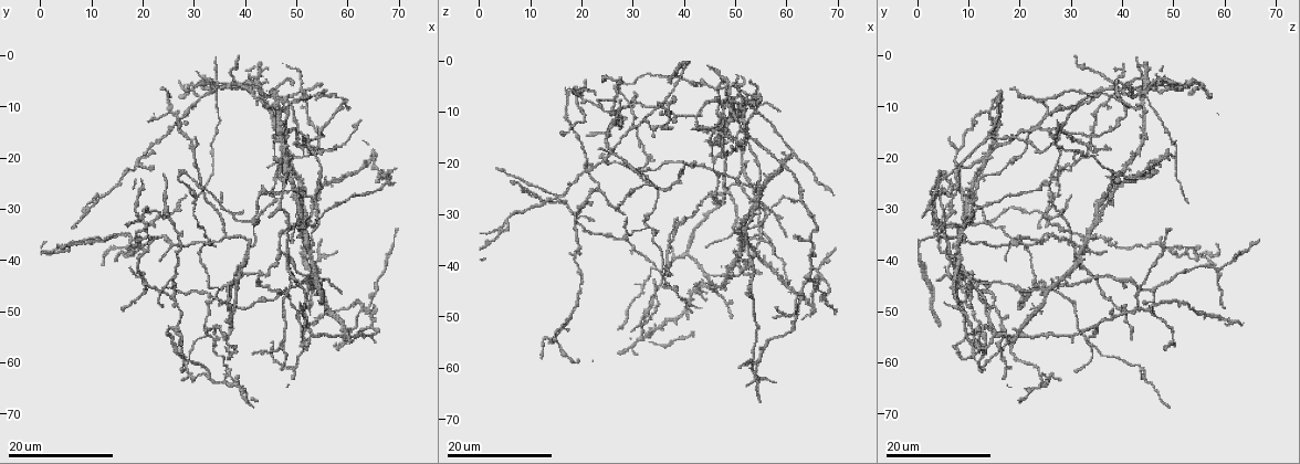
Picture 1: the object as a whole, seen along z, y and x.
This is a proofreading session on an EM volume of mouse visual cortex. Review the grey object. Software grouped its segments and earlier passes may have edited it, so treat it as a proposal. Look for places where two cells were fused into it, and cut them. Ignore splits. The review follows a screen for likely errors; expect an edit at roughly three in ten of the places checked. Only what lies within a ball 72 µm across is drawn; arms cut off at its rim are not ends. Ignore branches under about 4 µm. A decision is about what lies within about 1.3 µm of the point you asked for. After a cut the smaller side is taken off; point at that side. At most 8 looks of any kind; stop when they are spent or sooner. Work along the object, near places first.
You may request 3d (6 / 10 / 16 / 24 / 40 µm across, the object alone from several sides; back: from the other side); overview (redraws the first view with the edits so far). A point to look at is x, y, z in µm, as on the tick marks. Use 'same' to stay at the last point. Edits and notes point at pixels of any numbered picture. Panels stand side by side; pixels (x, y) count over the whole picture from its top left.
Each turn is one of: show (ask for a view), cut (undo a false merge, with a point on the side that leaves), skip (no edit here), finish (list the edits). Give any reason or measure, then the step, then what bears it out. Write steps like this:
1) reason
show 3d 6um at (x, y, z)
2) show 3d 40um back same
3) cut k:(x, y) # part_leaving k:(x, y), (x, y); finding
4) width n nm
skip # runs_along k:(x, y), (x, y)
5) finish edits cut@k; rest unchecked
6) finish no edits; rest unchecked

three arms meet
show 3d 24um at (25.5, 46.5, 10.0)

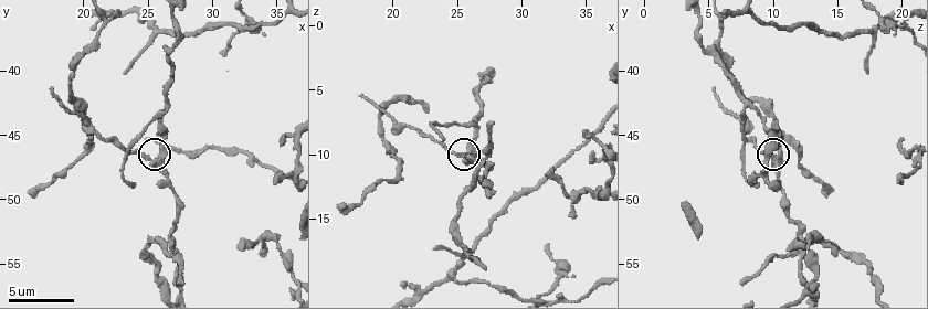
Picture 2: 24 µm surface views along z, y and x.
show 3d 6um at (25.4, 47.2, 10.0)

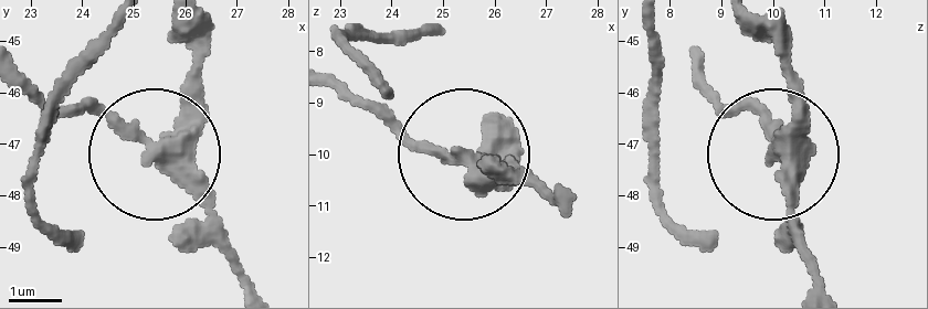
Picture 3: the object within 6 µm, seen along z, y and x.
arms 3
cut 3:(95, 106) # part_leaving 3:(154, 149), (25, 96); a second cell is stuck on

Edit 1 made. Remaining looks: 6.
looks like a crossing
show 3d 10um at (26.8, 53.8, 12.0)

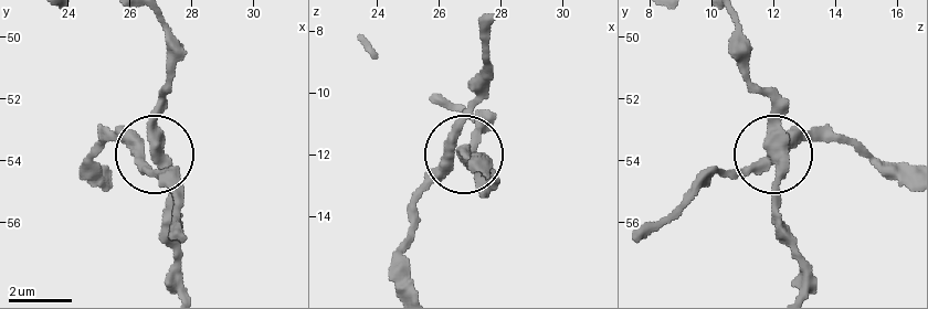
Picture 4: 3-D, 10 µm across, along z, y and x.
show 3d 10um back at (26.8, 53.9, 12.1)

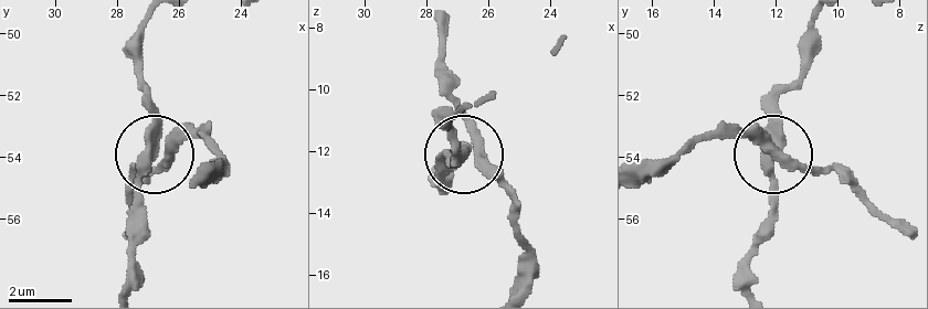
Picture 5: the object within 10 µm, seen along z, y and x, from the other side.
width 380 nm
skip # runs_along 5:(808, 23), (800, 78), (779, 110), (771, 234); all the same cell

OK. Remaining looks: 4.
three arms meet
show 3d 16um at (26.4, 42.8, 8.0)

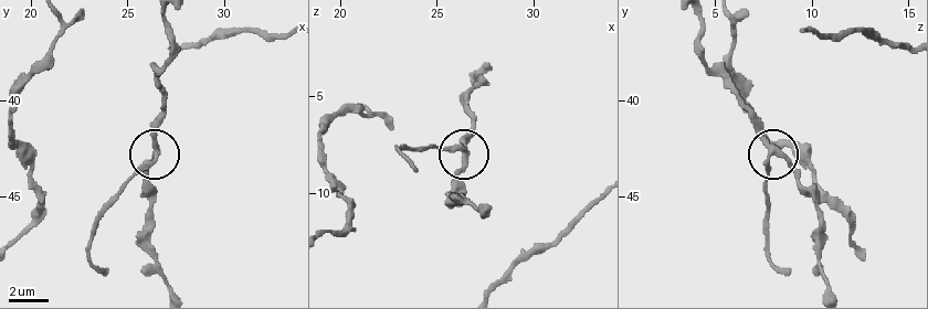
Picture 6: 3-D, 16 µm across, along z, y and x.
arms 3
skip # runs_along 6:(698, 20), (702, 60), (725, 74), (772, 151), (765, 195); one cell here

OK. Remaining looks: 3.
looks like a crossing
show 3d 24um at (54.0, 45.5, 25.0)

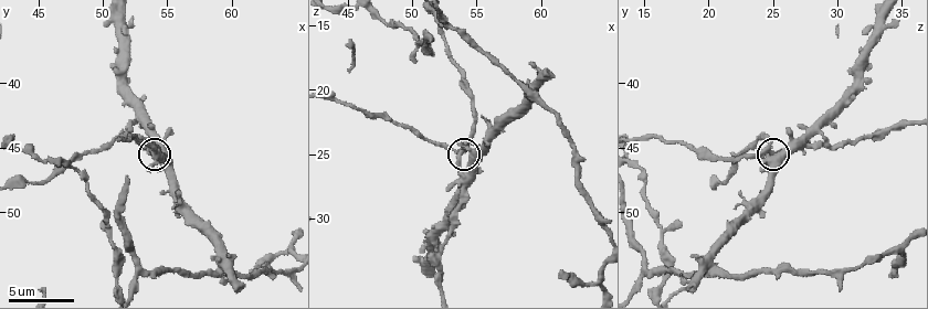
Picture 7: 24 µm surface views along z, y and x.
show 3d 10um at (53.8, 45.2, 24.6)

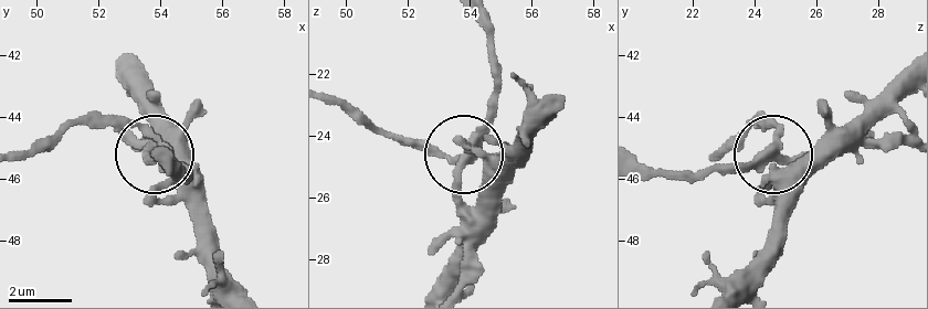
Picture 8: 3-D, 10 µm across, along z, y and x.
side_arm 36 um
skip # runs_along 8:(482, 23), (498, 94), (493, 126), (466, 157), (413, 144); all the same cell

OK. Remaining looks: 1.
finish edits cut@3; rest unchecked

